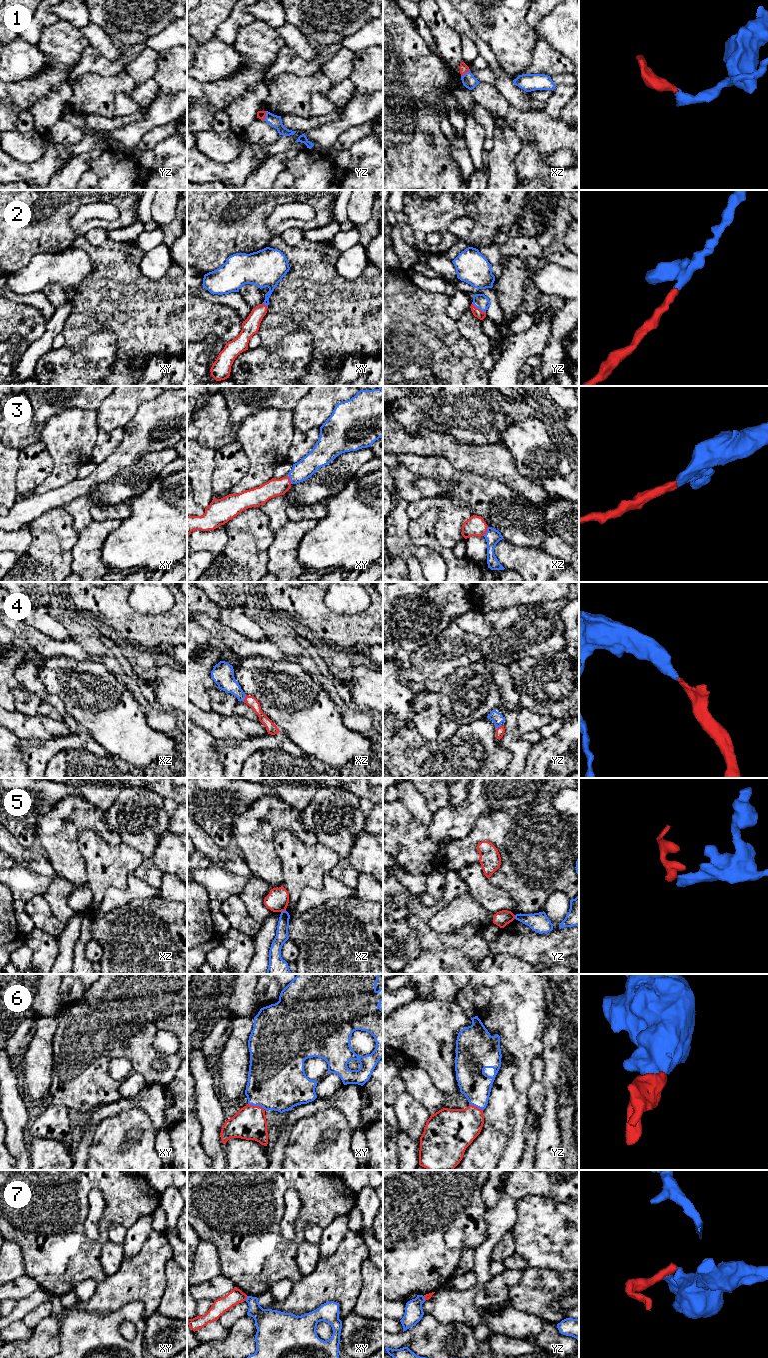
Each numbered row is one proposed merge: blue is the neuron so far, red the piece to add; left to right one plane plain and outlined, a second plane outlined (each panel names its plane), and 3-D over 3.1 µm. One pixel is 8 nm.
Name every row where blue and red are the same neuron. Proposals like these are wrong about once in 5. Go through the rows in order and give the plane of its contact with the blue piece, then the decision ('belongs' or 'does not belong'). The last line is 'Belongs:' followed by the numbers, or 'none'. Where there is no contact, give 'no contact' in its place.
1: yz | belongs
2: yz | belongs
3: xz | belongs
4: xz | belongs
5: xz | does not belong
6: xy | belongs
7: xy | does not belong
Belongs: 1, 2, 3, 4, 6

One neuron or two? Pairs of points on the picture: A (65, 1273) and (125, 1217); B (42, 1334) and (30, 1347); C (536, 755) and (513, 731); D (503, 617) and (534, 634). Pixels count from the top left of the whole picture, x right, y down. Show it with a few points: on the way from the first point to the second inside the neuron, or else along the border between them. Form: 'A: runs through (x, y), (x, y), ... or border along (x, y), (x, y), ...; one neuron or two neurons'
A: runs through (83, 1255), (103, 1238), (104, 1225), (107, 1222); one neuron
B: runs through (40, 1337), (33, 1344); one neuron
C: border along (531, 745), (524, 767); two neurons
D: runs through (511, 621), (518, 626), (526, 628); one neuron

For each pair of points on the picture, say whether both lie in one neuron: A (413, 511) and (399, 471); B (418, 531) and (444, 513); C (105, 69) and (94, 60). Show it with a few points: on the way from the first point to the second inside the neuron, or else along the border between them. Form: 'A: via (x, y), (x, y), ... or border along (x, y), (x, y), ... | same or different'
A: border along (433, 496), (415, 499), (408, 503) | different
B: border along (430, 508), (436, 510), (434, 535), (439, 541) | different
C: via (102, 66), (97, 63) | same

